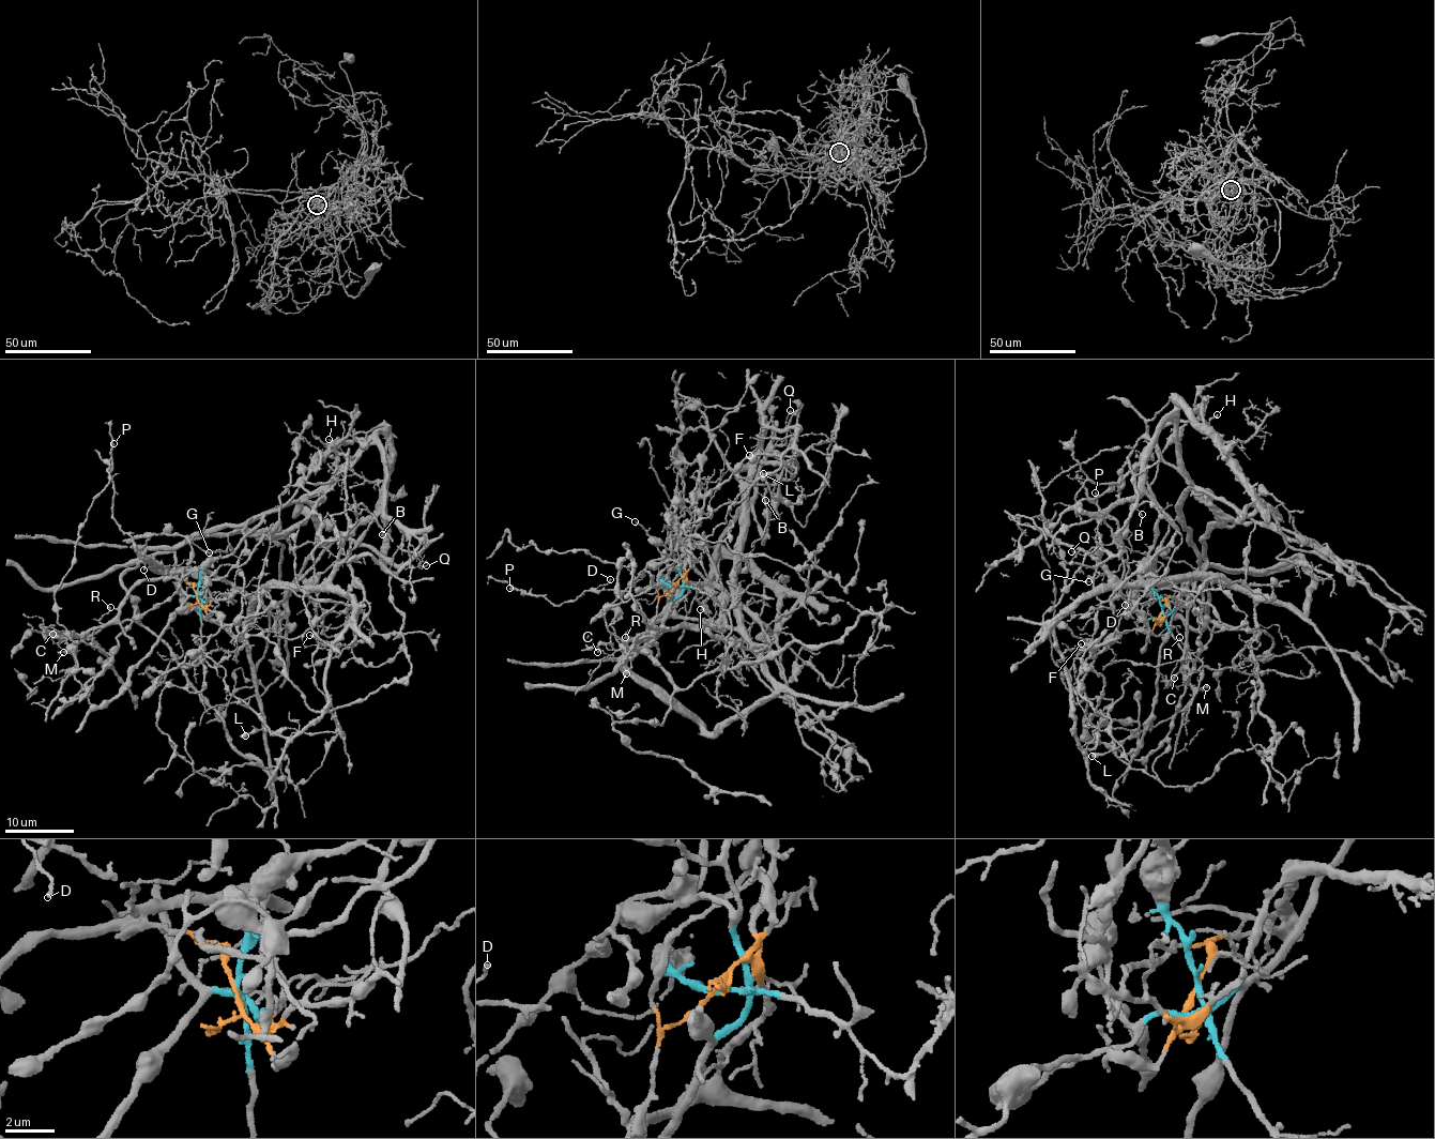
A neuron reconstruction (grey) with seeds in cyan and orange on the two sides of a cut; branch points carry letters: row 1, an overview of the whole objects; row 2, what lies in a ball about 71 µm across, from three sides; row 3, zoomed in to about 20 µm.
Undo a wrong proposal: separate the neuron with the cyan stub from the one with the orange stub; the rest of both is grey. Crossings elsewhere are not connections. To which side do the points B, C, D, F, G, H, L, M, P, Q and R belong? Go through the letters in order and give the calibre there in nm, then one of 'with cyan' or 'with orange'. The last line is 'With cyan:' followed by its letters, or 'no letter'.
B: 140 nm | with cyan
C: 80 nm | with orange
D: 120 nm | with orange
F: 220 nm | with orange
G: 90 nm | with cyan
H: 160 nm | with cyan
L: 550 nm | with orange
M: 200 nm | with orange
P: 120 nm | with orange
Q: 130 nm | with cyan
R: 190 nm | with orange
With cyan: B, G, H, Q

